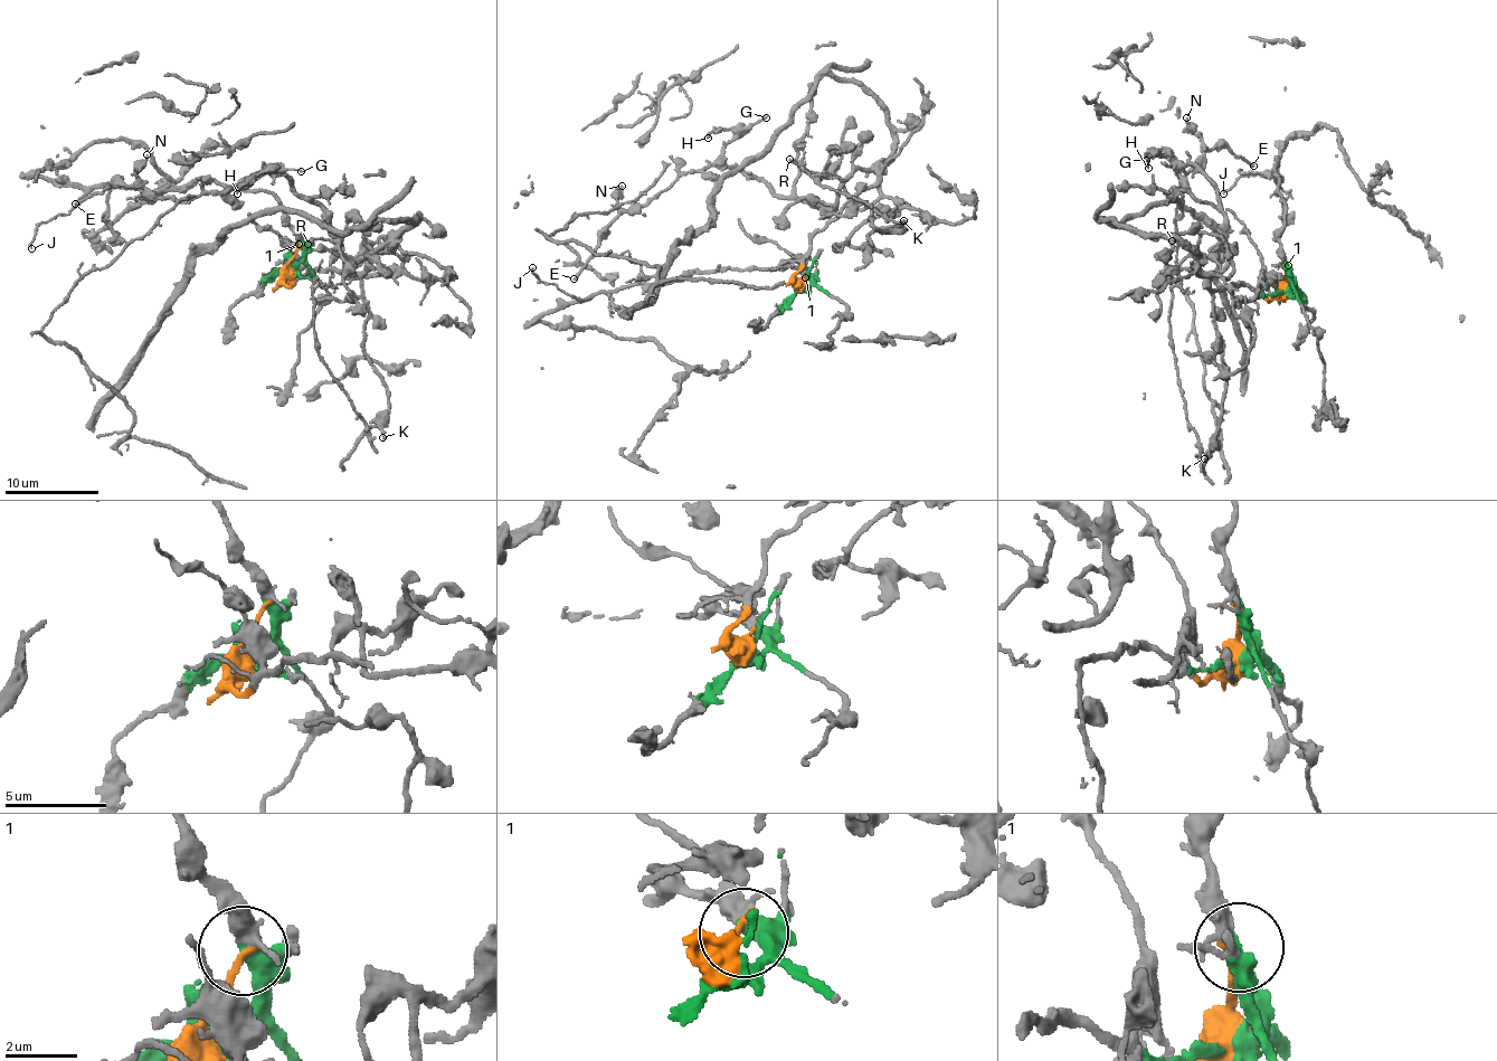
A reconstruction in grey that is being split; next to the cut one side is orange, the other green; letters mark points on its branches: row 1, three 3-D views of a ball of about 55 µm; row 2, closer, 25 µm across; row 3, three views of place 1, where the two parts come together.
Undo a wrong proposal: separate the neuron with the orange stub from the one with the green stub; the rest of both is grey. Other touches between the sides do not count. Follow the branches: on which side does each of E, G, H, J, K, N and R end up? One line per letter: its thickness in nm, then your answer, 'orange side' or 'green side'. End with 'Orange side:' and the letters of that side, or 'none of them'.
E: 200 nm | orange side
G: 130 nm | orange side
H: 220 nm | orange side
J: 150 nm | green side
K: 190 nm | orange side
N: 170 nm | orange side
R: 200 nm | orange side
Orange side: E, G, H, K, N, R

